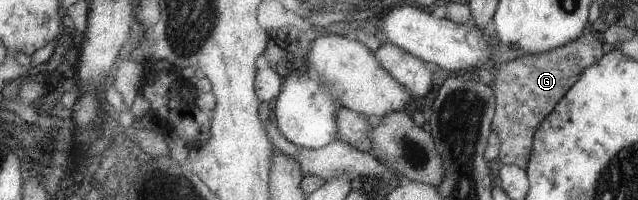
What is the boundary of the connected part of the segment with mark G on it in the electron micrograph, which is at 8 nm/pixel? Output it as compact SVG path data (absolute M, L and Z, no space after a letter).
M586 32L567 42L566 46L537 55L525 54L500 64L494 82L488 86L495 98L491 132L500 139L497 158L502 165L514 165L525 170L532 149L532 136L537 126L577 81L582 69L603 55L601 44L592 34Z

